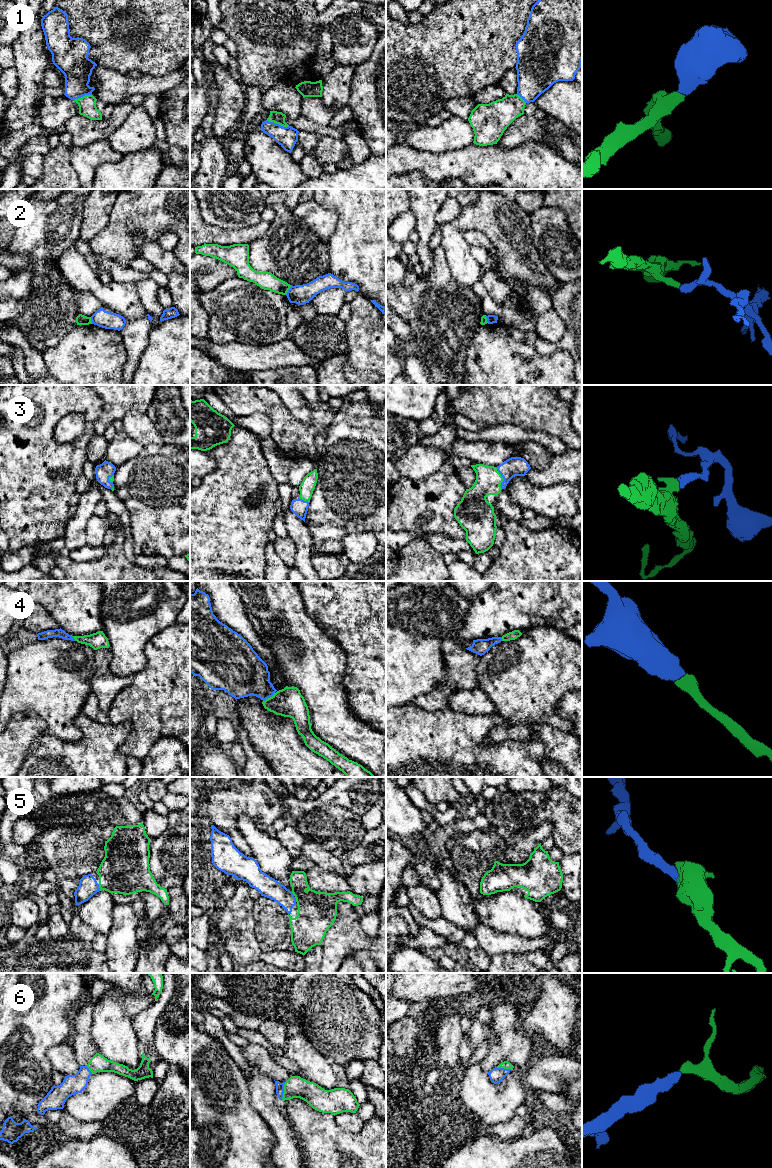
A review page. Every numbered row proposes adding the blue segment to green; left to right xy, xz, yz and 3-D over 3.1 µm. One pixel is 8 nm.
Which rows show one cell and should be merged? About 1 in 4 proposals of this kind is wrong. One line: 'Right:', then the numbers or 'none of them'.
Right: 1, 3, 4, 5, 6

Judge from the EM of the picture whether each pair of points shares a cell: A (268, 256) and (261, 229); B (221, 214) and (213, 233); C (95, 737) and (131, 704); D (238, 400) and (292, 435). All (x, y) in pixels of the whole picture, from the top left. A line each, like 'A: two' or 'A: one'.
A: two
B: two
C: two
D: one

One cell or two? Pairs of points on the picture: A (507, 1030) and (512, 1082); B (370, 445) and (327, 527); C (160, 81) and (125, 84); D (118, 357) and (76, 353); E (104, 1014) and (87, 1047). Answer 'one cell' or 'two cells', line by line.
A: two cells
B: one cell
C: one cell
D: one cell
E: two cells

